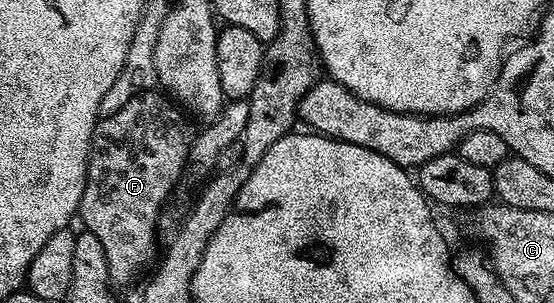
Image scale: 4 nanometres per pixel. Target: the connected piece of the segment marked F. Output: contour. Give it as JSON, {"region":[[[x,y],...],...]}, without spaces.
{"region":[[[145,91],[132,97],[126,107],[114,111],[108,117],[100,117],[92,132],[86,187],[82,191],[78,217],[84,220],[83,228],[96,235],[102,243],[106,251],[109,279],[117,286],[126,284],[147,263],[156,245],[156,220],[160,217],[160,208],[167,203],[184,168],[189,168],[194,133],[188,130],[184,120],[185,114],[163,92]]]}

